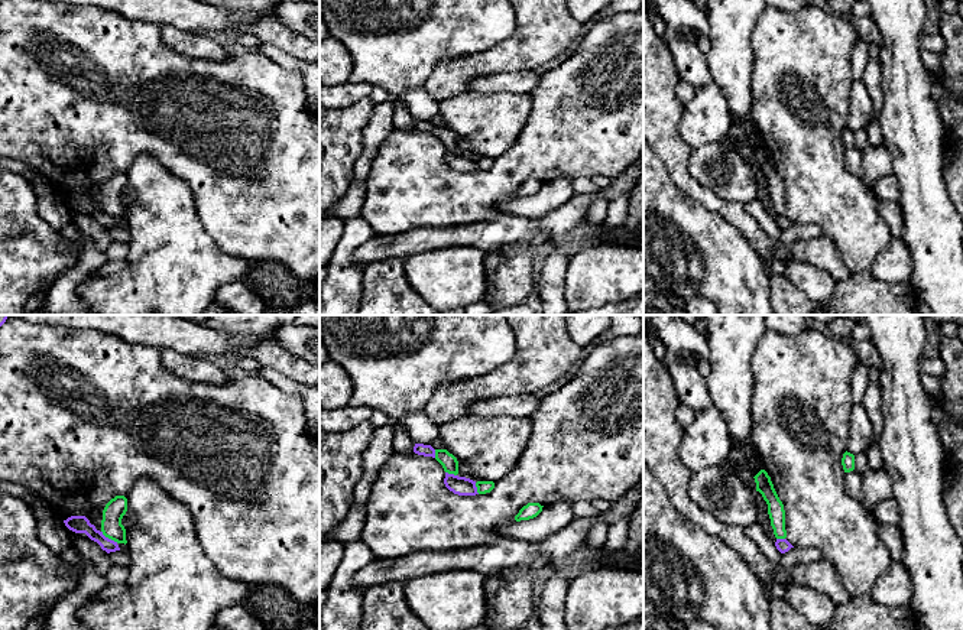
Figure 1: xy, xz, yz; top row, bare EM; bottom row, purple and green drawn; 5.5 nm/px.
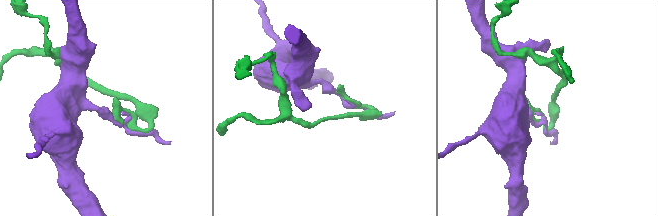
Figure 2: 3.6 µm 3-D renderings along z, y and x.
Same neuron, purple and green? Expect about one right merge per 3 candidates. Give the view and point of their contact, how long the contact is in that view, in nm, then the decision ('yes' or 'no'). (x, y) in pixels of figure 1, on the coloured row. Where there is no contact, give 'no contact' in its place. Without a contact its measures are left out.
meets purple in xy at (107, 538); contact 120 nm long; no

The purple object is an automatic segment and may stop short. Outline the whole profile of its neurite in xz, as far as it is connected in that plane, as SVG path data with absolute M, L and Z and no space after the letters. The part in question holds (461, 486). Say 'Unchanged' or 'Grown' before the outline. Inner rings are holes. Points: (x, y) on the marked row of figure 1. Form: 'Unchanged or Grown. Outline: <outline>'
Unchanged. Outline: M445 472L444 484L450 491L458 496L479 494L476 481L466 478L466 477L458 477L458 475Z

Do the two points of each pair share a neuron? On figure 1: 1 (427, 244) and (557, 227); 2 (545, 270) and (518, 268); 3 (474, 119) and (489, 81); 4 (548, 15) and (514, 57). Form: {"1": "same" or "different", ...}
{"1": "same", "2": "different", "3": "different", "4": "same"}

